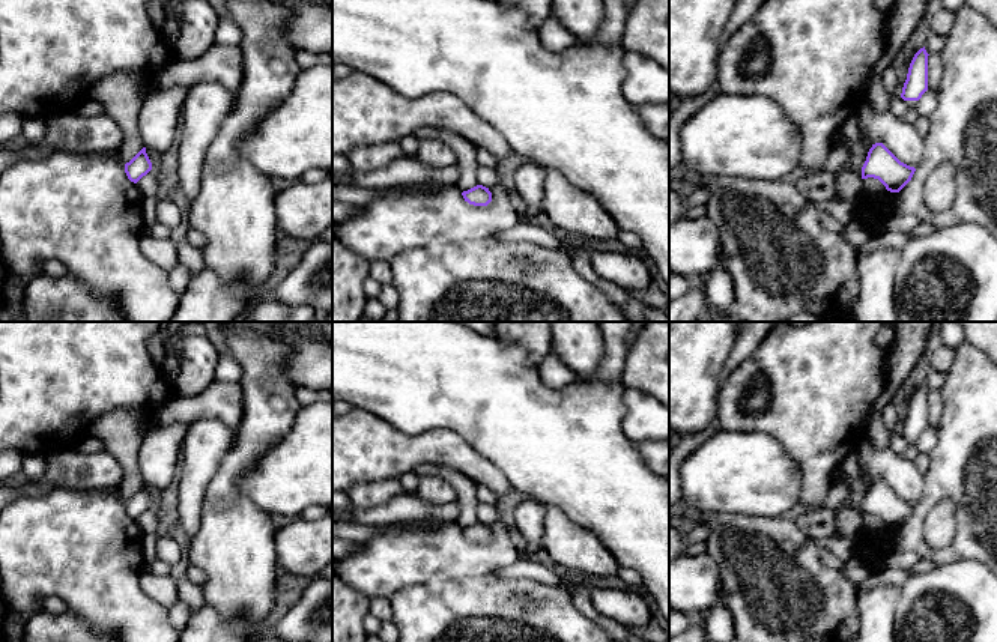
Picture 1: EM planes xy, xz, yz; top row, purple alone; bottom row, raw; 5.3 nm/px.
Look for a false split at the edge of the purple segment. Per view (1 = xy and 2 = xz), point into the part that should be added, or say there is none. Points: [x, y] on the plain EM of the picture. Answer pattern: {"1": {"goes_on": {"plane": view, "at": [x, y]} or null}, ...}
{"1": {"goes_on": null}, "2": {"goes_on": null}}

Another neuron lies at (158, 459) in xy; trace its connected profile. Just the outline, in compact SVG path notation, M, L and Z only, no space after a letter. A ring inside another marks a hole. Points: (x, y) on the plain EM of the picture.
M183 424L149 427L138 453L138 468L144 484L159 490L170 487L179 466L185 432Z

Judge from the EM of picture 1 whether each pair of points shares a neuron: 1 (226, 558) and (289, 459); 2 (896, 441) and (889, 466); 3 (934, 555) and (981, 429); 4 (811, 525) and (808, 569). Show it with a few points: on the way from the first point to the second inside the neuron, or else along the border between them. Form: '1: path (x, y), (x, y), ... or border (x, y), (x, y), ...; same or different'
1: border (239, 477), (238, 487), (271, 514); different
2: border (889, 447), (901, 454); different
3: path (969, 534), (975, 528), (975, 463); same
4: border (793, 520), (815, 542); different

